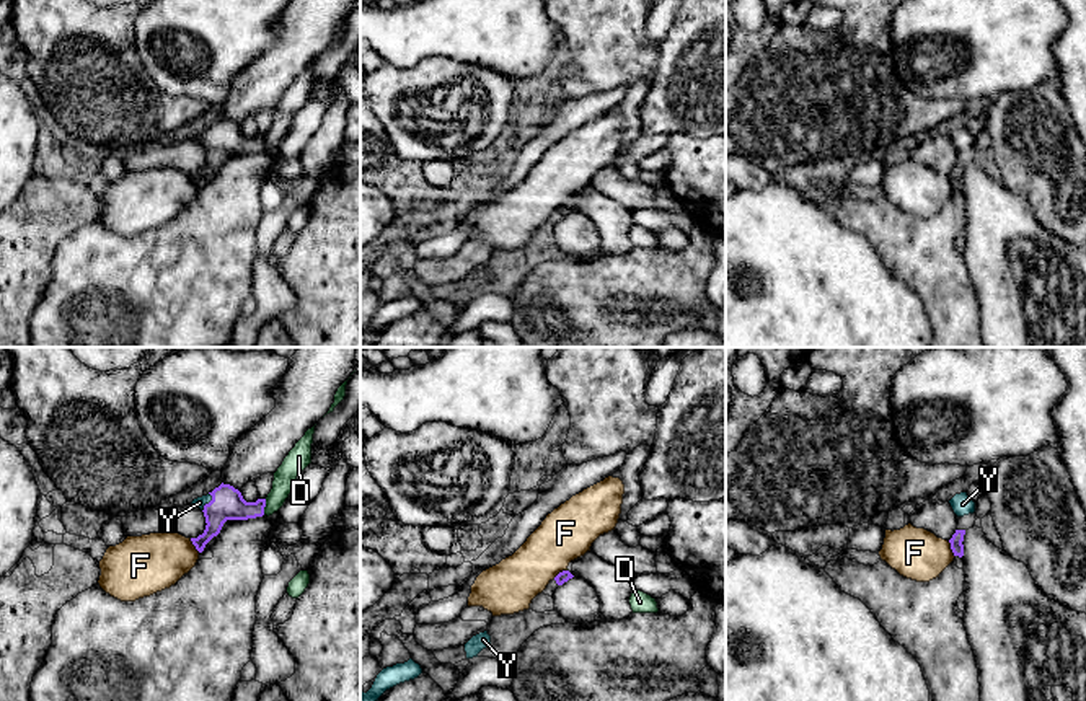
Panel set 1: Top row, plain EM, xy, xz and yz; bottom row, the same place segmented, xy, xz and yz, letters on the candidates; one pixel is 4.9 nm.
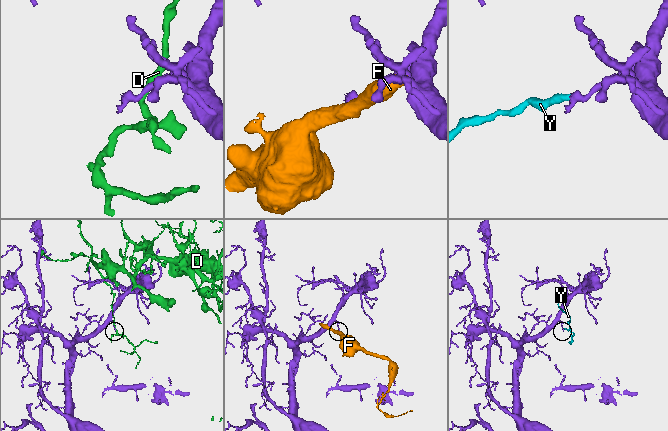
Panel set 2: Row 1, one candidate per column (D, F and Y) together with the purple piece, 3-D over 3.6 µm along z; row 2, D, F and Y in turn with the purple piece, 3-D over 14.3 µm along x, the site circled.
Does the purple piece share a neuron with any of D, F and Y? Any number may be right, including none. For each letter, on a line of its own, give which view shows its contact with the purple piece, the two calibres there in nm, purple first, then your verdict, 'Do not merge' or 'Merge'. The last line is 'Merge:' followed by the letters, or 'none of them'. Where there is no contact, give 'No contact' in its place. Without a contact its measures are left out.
D: Touches purple in xy. Thickness 160 nm (purple) against 110 nm. Do not merge
F: Touches purple in yz. Thickness 60 nm (purple) against 260 nm. Do not merge
Y: Touches purple in xy. Thickness 160 nm (purple) against 50 nm. Merge
Merge: Y

